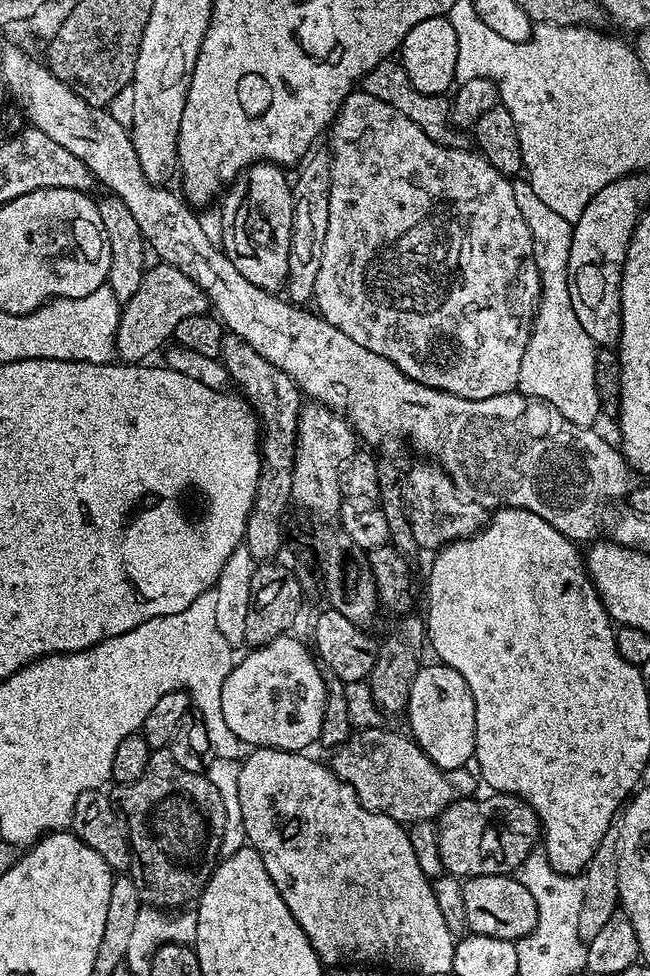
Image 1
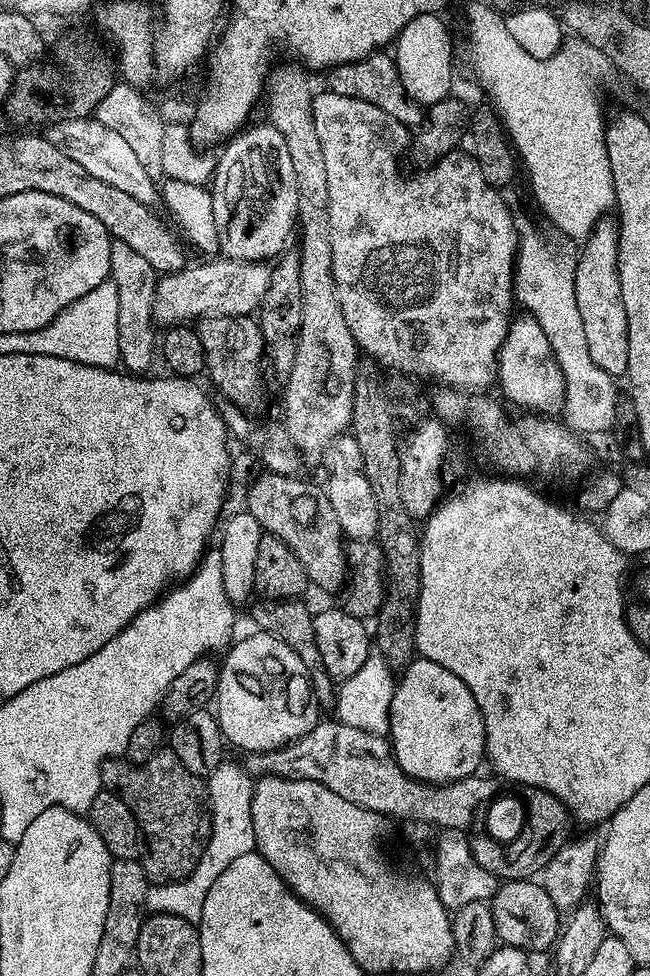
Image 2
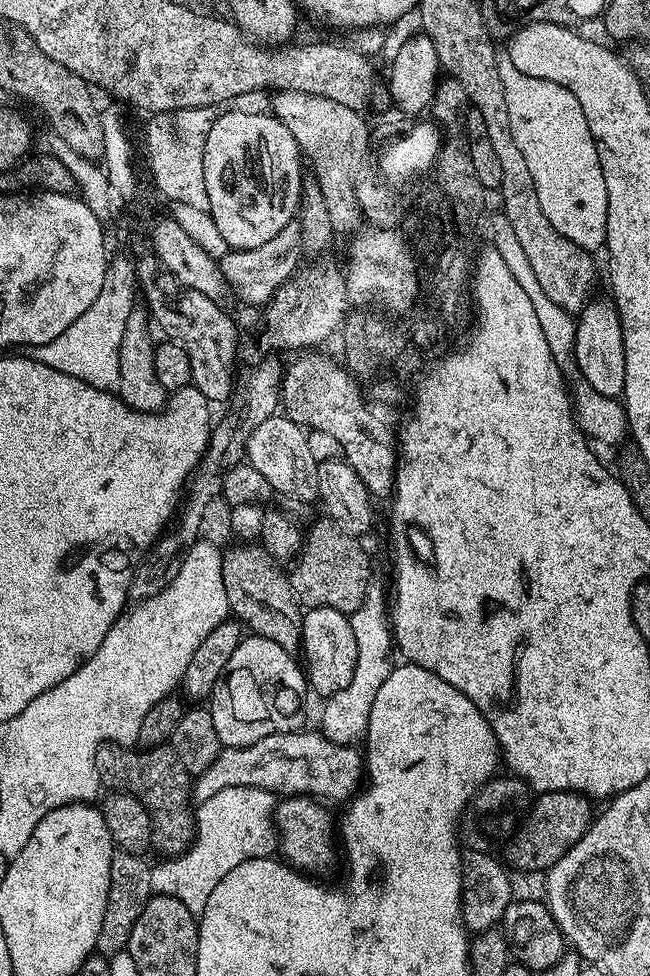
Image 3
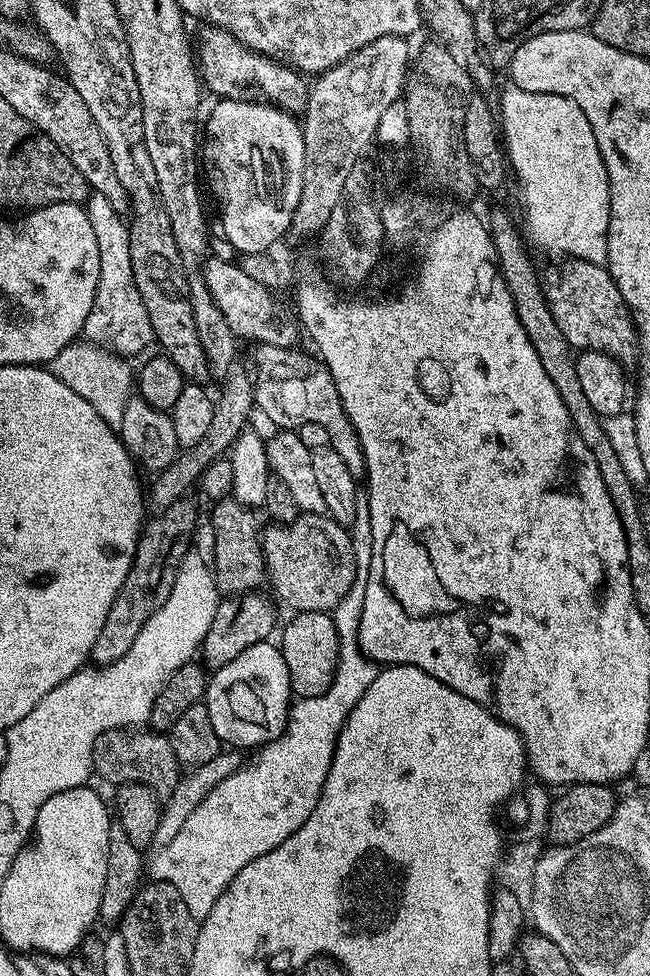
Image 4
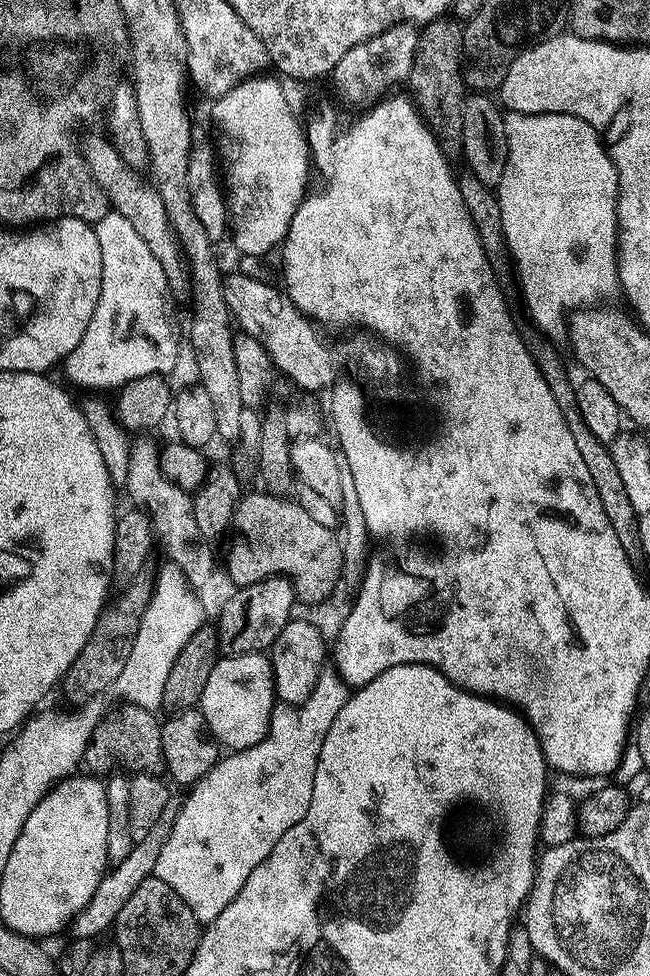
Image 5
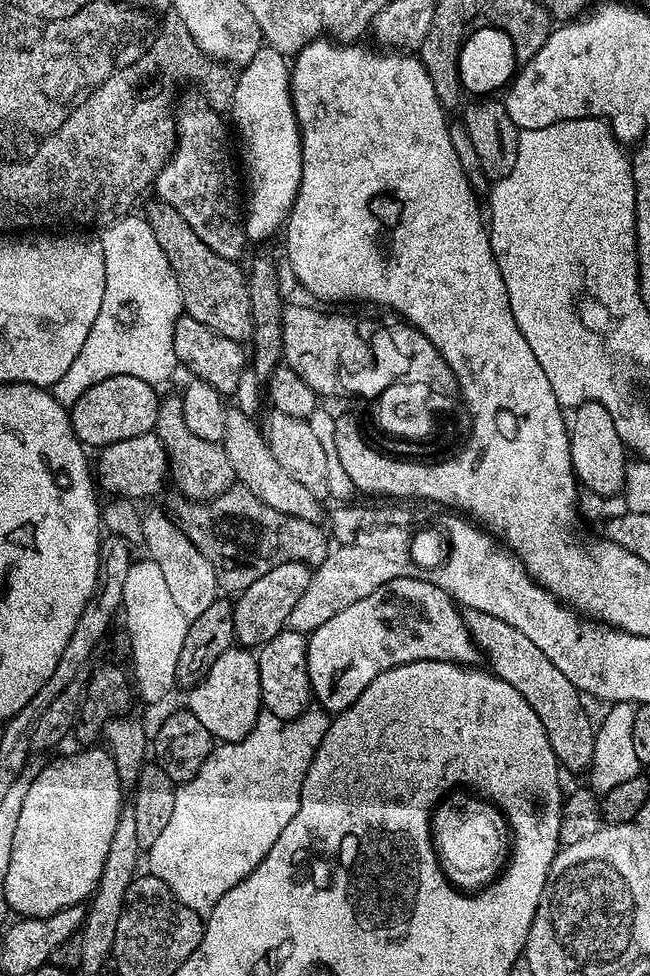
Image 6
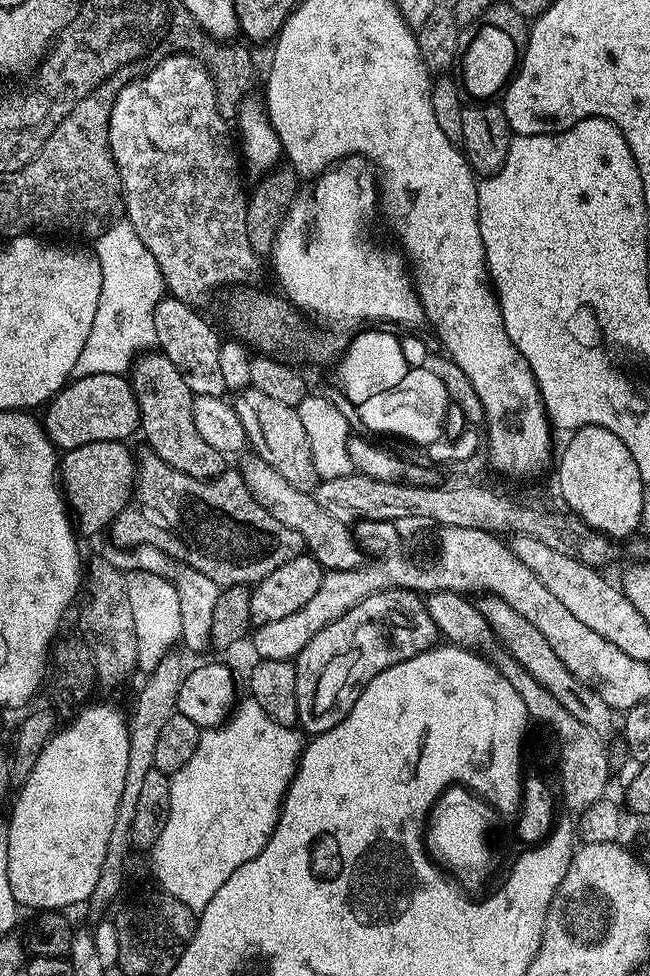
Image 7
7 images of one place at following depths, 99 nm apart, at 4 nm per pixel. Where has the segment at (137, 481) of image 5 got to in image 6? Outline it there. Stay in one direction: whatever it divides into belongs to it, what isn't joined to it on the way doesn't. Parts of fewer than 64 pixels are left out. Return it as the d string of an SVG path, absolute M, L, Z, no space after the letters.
M152 508L148 513L143 513L140 522L144 535L142 548L148 551L145 552L147 559L153 560L158 570L162 570L162 578L166 578L166 586L170 589L170 595L174 597L174 603L191 622L210 607L210 602L218 598L216 571L212 563L198 550L198 546L194 546L194 542L186 538L175 519L165 512L160 508Z

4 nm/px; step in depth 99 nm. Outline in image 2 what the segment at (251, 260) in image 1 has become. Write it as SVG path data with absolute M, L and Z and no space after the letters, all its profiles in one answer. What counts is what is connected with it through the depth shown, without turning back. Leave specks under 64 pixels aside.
M267 122L254 124L231 137L223 145L224 153L215 157L215 172L211 177L210 191L220 252L230 260L268 262L279 257L289 247L288 239L291 236L293 239L294 229L298 224L298 186L294 182L294 166L290 162L290 150L286 150L286 138Z

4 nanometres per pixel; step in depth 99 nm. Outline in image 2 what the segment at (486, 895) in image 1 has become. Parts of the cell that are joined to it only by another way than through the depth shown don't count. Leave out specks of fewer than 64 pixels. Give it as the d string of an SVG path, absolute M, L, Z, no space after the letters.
M509 880L501 883L492 893L490 909L496 931L496 939L501 945L509 944L522 951L535 954L544 952L555 945L560 933L560 920L555 902L546 894L543 883L531 880Z

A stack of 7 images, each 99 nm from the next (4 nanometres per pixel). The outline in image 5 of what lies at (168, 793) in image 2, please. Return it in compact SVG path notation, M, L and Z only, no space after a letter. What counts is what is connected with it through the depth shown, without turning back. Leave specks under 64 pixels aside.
M120 702L117 705L117 708L109 707L98 726L94 726L92 737L84 751L83 767L92 774L108 774L113 771L112 760L117 760L122 767L132 768L133 773L155 773L164 762L161 721L156 720L157 713L137 704Z

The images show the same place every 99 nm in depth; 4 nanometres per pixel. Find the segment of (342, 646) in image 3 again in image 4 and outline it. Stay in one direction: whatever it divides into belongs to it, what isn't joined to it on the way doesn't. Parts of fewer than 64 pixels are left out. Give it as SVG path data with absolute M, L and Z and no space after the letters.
M327 611L297 612L288 625L278 632L278 647L282 658L286 658L286 670L290 670L290 686L293 697L314 700L321 696L334 678L340 639L331 615Z

